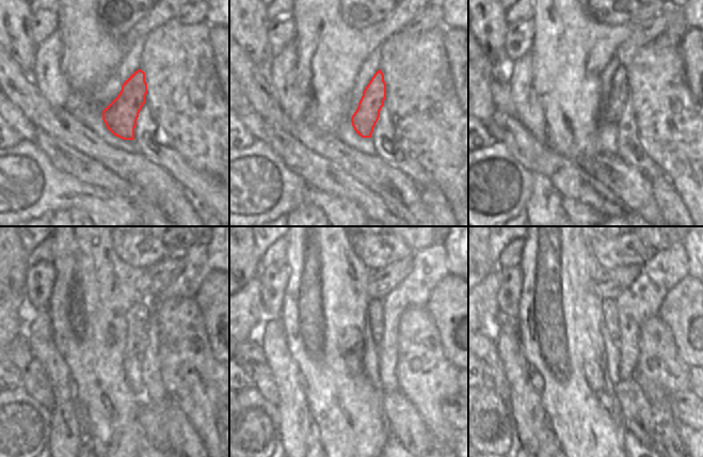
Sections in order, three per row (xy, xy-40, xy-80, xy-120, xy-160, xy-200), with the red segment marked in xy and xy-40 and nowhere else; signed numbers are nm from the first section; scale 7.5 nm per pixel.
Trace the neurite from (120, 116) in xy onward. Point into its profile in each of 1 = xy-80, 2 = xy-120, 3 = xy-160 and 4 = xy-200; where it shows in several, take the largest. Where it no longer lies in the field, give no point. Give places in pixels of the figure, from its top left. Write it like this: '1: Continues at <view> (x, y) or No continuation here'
1: Continues at xy-80 (618, 97)
2: Continues at xy-120 (143, 313)
3: Continues at xy-160 (374, 306)
4: Continues at xy-200 (610, 316).

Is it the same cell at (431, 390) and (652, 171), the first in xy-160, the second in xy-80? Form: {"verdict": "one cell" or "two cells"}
{"verdict": "two cells"}

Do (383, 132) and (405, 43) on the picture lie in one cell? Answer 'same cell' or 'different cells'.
different cells

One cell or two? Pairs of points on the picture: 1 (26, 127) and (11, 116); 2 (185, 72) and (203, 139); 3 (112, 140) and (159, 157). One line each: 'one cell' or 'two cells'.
1: one cell
2: one cell
3: two cells

